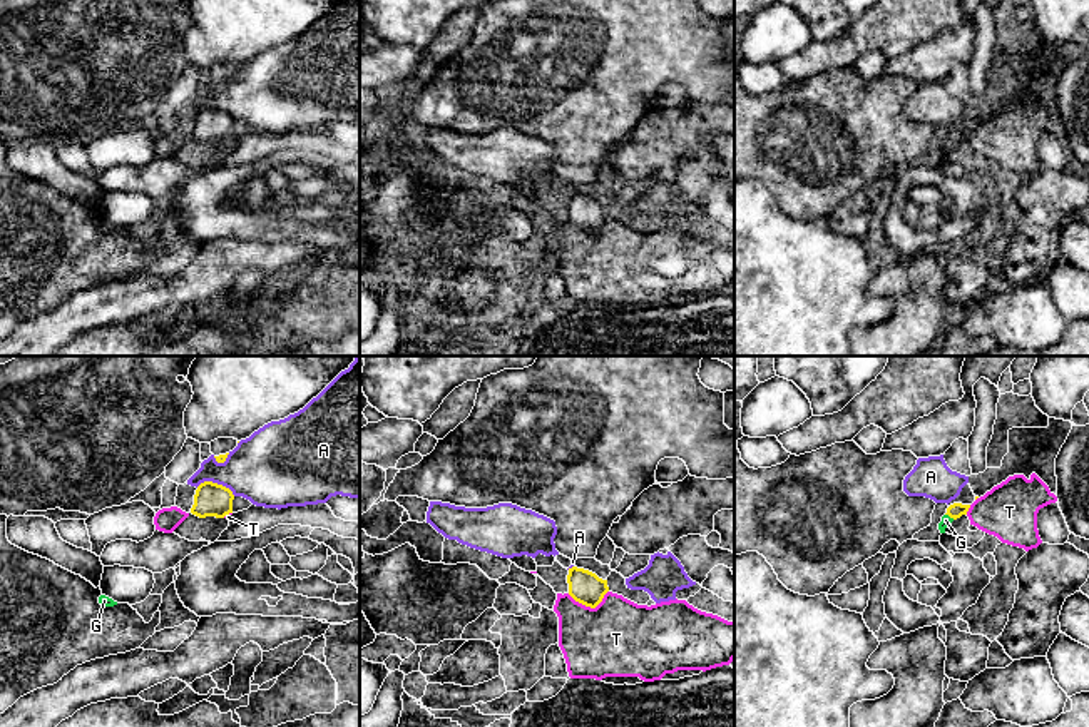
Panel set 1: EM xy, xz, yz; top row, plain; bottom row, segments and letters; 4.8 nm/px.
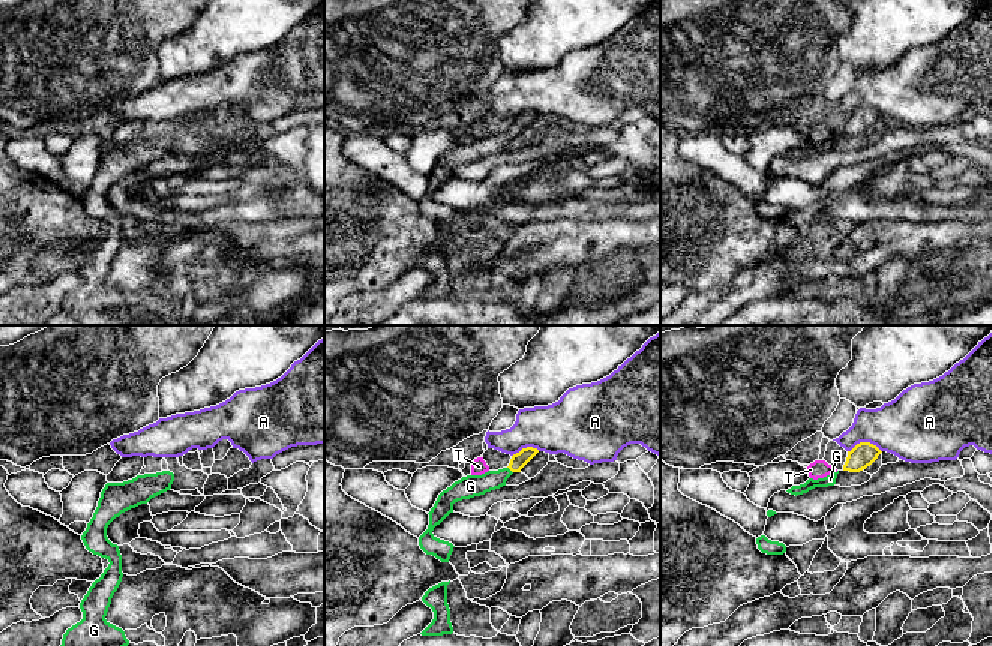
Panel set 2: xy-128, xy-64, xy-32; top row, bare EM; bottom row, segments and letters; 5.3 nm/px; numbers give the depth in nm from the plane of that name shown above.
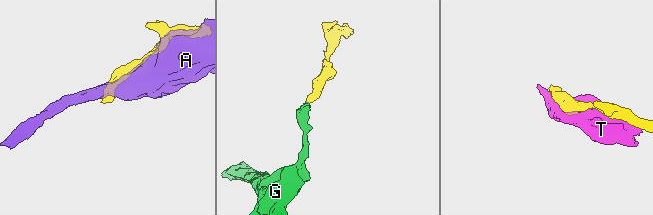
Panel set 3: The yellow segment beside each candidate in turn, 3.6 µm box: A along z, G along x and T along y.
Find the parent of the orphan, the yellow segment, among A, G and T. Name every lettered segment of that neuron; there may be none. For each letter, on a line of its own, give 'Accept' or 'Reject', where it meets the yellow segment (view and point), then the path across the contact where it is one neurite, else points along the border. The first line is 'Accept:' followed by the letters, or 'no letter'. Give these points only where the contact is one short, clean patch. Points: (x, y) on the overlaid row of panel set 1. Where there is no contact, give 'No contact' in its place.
Accept: G
A: Reject. Touches yellow at xy (216, 483)
G: Accept. Touches yellow at yz (950, 517). Path across: yz (956, 510), (950, 517), (945, 520)
T: Reject. Touches yellow at xz (589, 605)

